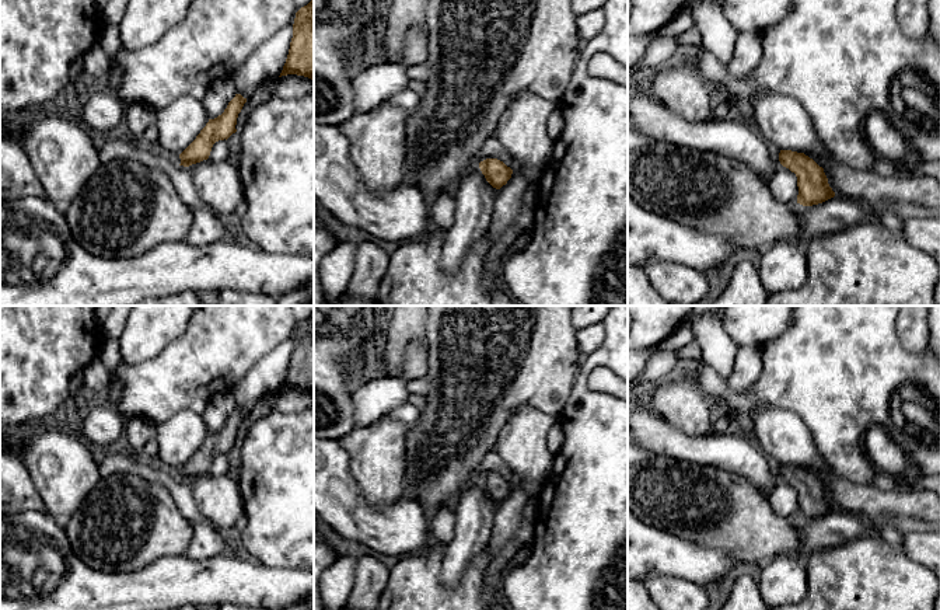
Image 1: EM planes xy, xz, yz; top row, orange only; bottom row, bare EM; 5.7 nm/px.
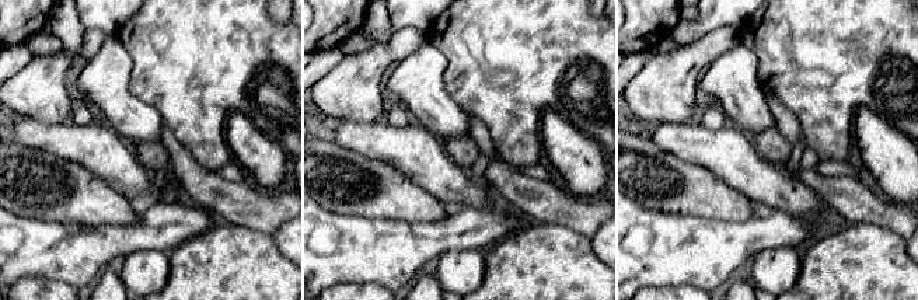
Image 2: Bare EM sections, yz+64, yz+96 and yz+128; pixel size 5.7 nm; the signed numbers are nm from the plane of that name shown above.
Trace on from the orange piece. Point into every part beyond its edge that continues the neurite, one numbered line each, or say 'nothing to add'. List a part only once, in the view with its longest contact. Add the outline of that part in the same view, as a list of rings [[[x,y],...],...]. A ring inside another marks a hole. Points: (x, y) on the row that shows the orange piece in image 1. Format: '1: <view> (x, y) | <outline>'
nothing to add

